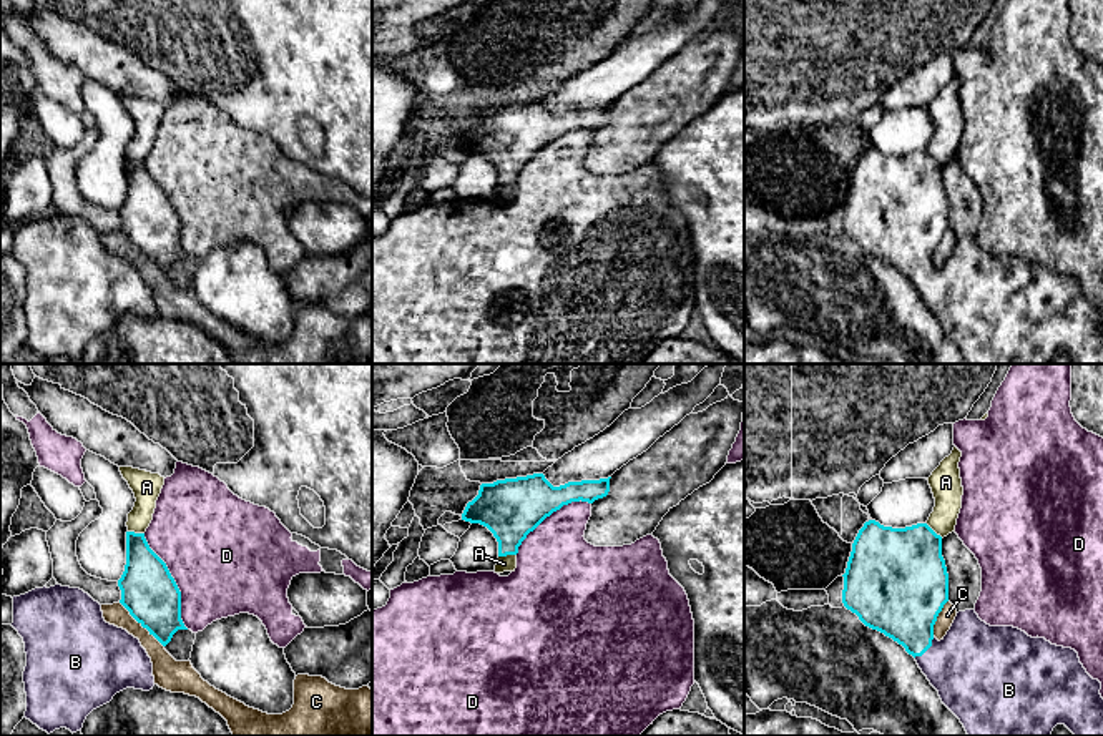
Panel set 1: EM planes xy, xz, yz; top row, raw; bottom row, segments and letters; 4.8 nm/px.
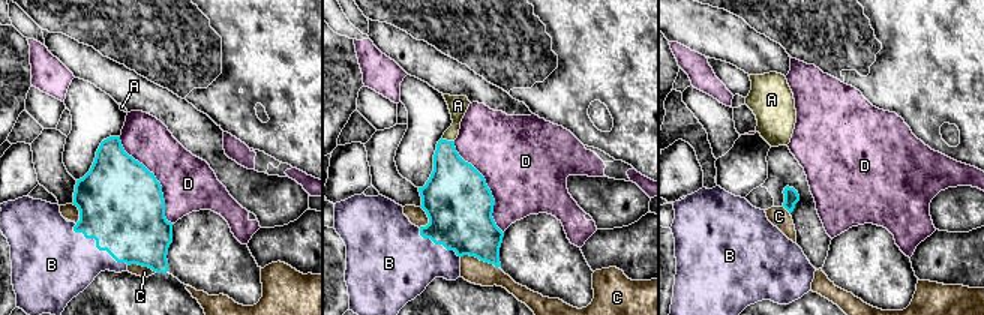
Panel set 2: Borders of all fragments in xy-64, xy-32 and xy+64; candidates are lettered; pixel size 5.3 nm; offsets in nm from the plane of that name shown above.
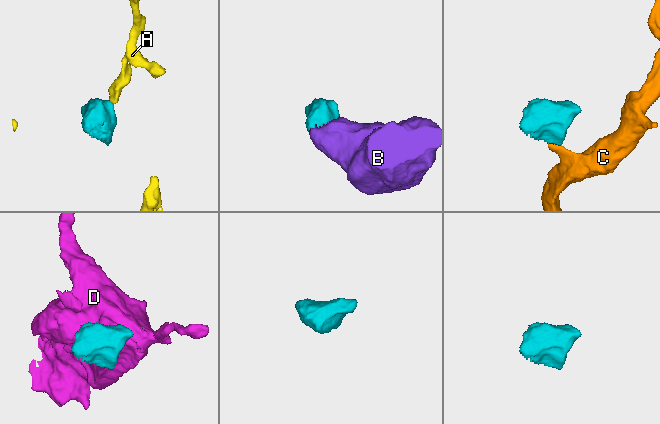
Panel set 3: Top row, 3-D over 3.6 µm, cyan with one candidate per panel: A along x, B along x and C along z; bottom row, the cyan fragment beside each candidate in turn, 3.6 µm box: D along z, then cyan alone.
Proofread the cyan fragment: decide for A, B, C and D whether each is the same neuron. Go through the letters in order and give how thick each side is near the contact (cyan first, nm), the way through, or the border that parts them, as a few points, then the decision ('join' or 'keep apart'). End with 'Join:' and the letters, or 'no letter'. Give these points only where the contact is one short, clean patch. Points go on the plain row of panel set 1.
A: 300 nm thick on the cyan side, 80 nm on the other; border along xz (515, 181), (499, 185); keep apart
B: 340 nm thick on the cyan side, 420 nm on the other; join
C: 280 nm thick on the cyan side, 140 nm on the other; keep apart
D: 280 nm thick on the cyan side, 500 nm on the other; keep apart
Join: B

